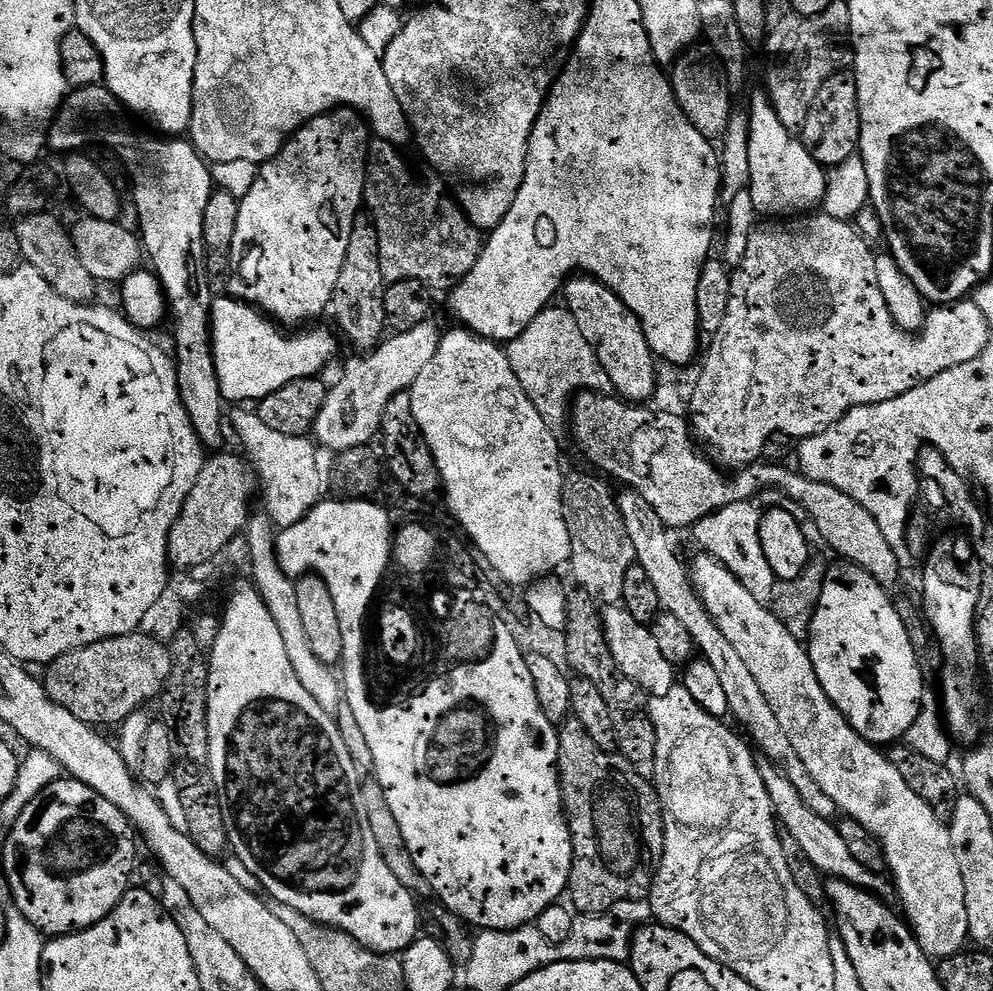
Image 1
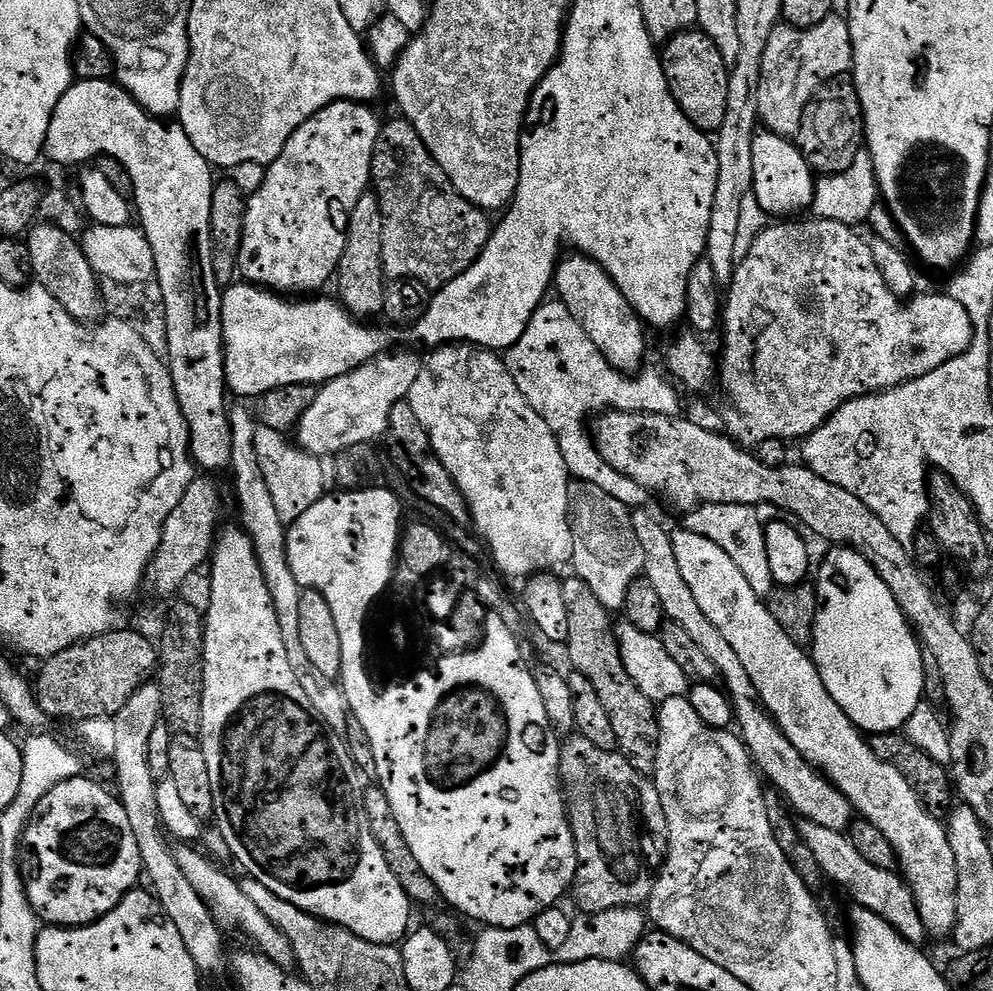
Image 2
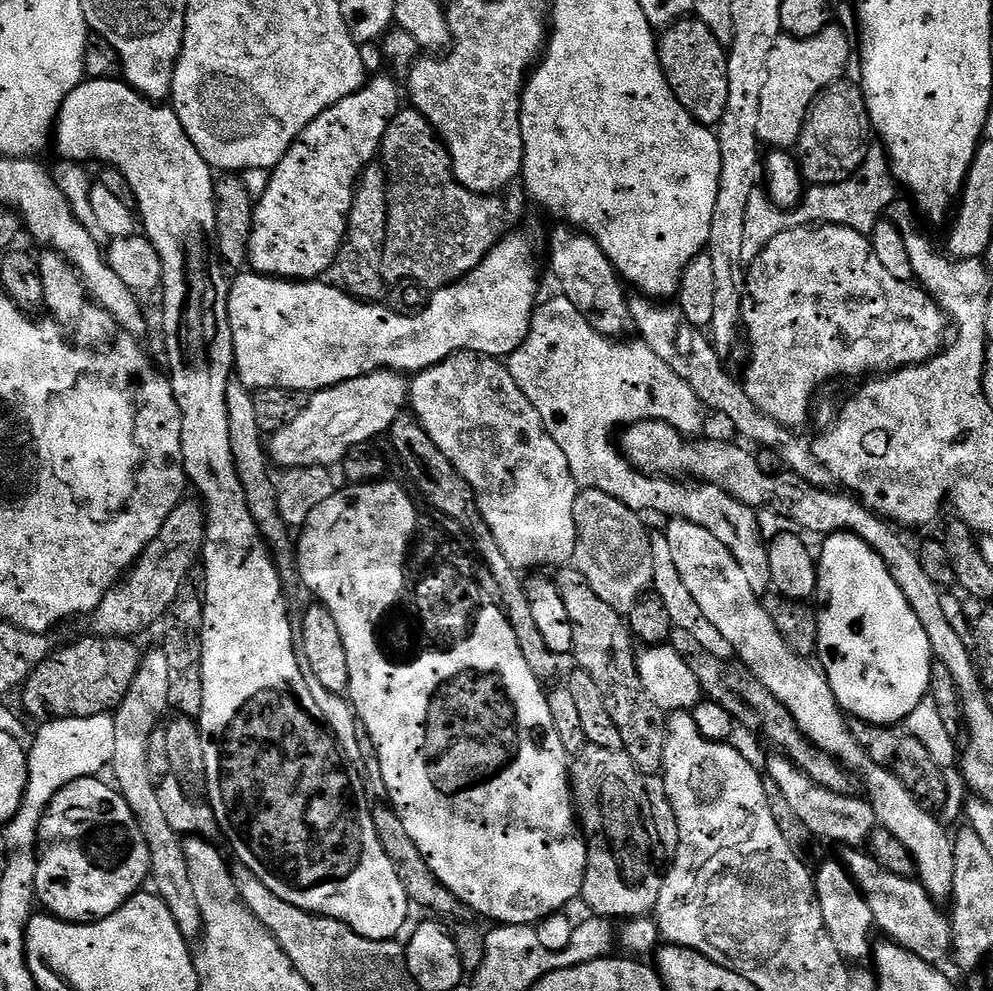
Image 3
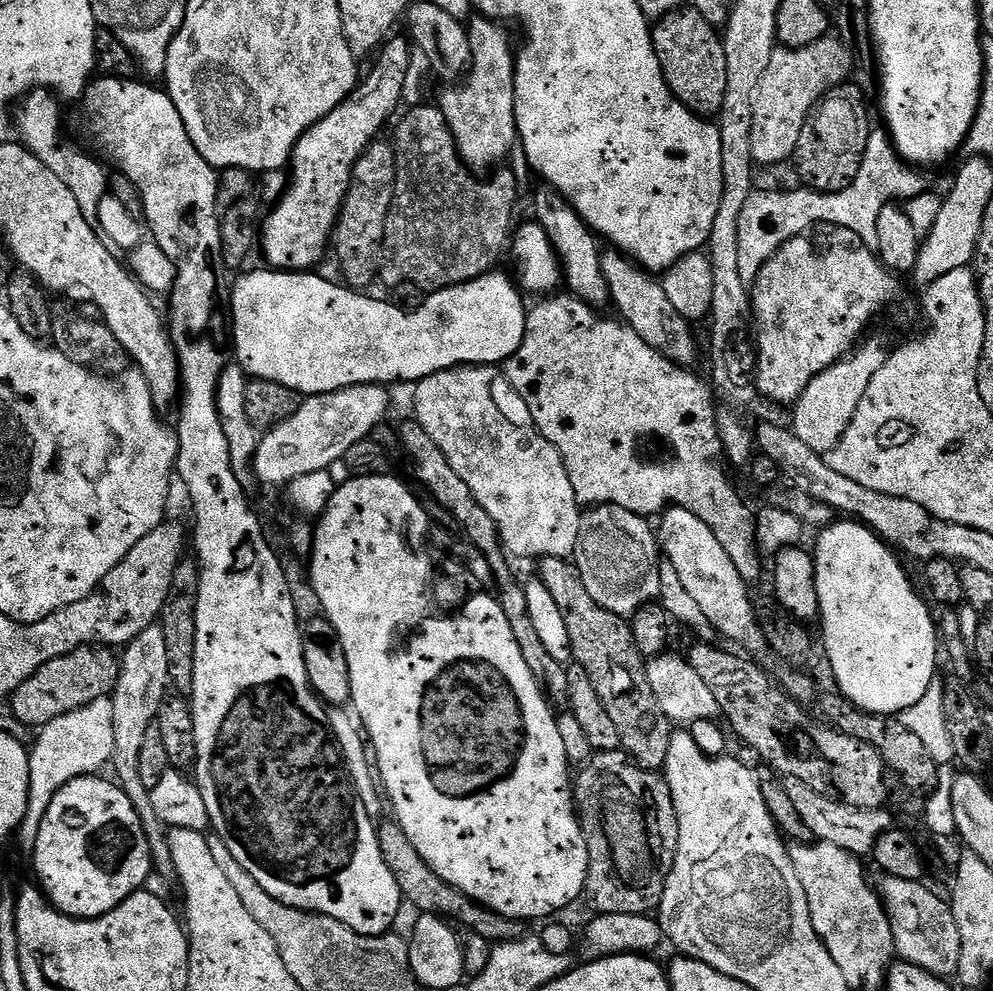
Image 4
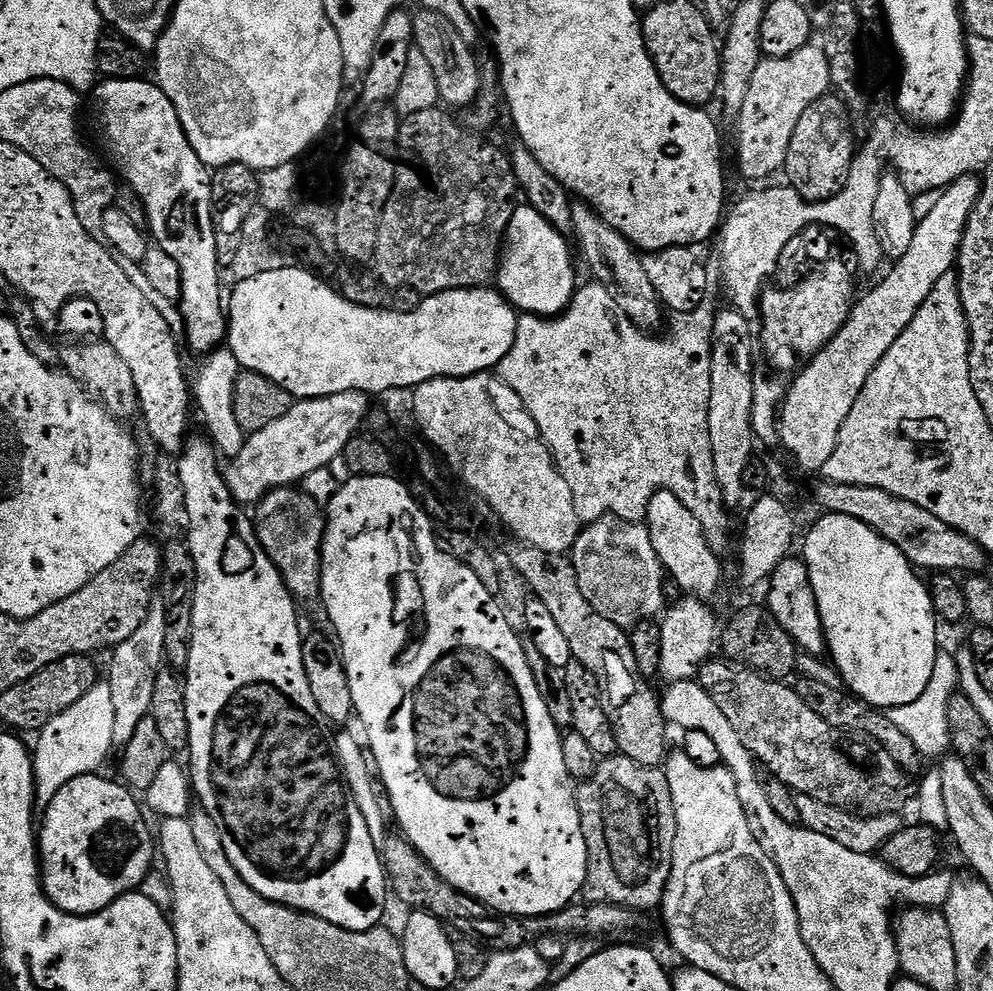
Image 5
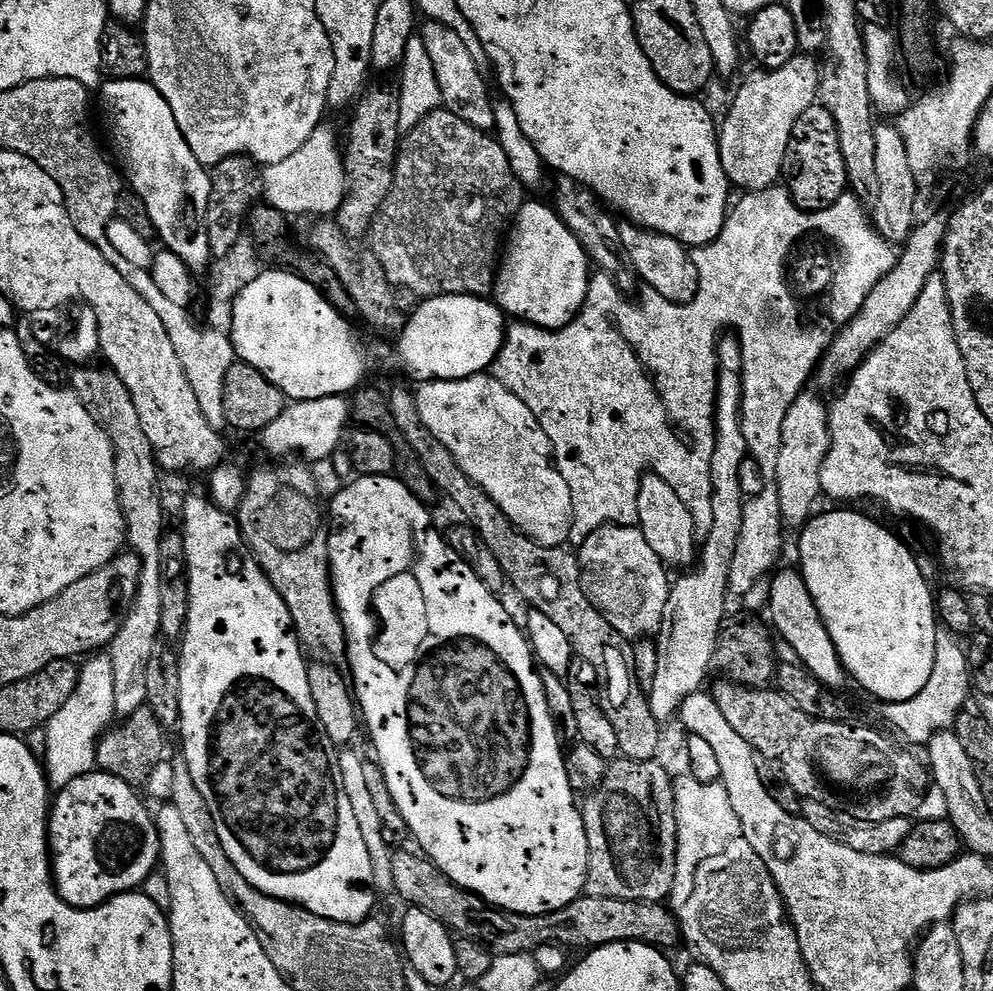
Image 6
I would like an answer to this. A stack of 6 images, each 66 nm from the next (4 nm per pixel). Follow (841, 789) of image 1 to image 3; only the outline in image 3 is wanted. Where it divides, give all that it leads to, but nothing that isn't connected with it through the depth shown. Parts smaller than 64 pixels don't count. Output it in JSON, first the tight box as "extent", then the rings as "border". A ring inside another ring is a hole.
{"extent":[666,518,954,902],"border":[[[672,518],[667,521],[667,524],[666,535],[670,542],[670,554],[674,557],[674,566],[678,566],[678,574],[682,574],[682,582],[686,582],[686,590],[690,590],[690,595],[698,601],[702,614],[706,614],[706,618],[710,618],[710,623],[722,633],[722,638],[726,638],[726,642],[730,642],[730,646],[734,646],[735,659],[748,668],[754,674],[754,678],[758,678],[758,682],[762,682],[762,686],[766,686],[766,690],[770,690],[770,694],[774,694],[774,698],[787,710],[788,716],[796,724],[796,729],[809,744],[823,750],[827,756],[831,756],[833,760],[843,765],[849,773],[855,774],[857,777],[859,777],[858,775],[864,776],[865,793],[863,792],[863,795],[866,797],[868,805],[874,810],[877,825],[890,830],[890,834],[894,834],[894,838],[898,838],[898,842],[902,842],[902,846],[906,846],[906,850],[912,855],[912,861],[916,863],[916,876],[933,900],[937,902],[951,901],[954,890],[953,837],[944,833],[943,826],[932,817],[935,815],[914,799],[910,790],[906,790],[906,786],[902,786],[902,782],[898,782],[898,778],[893,772],[888,772],[882,766],[875,764],[864,753],[862,746],[858,746],[858,742],[852,736],[849,721],[840,705],[837,704],[834,690],[830,690],[828,679],[824,677],[823,671],[811,659],[796,653],[782,638],[782,634],[778,634],[778,626],[774,626],[774,622],[770,622],[770,614],[766,614],[761,597],[756,596],[754,590],[750,590],[742,566],[738,566],[738,562],[734,562],[734,554],[730,554],[730,550],[726,550],[726,546],[722,546],[722,542],[718,542],[718,538],[714,538],[714,534],[710,534],[710,530],[702,530],[702,526],[698,526],[694,522]]]}

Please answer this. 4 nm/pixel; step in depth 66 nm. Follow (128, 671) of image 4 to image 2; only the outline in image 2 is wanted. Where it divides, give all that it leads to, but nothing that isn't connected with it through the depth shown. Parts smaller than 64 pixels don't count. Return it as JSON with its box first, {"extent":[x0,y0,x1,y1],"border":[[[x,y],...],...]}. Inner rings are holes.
{"extent":[110,682,225,974],"border":[[[149,682],[133,694],[130,702],[118,710],[116,716],[111,717],[114,722],[115,745],[114,754],[110,757],[111,763],[116,763],[116,788],[122,806],[126,810],[126,818],[130,818],[130,830],[134,830],[134,838],[138,842],[138,854],[142,854],[144,863],[143,875],[149,880],[150,891],[162,906],[166,918],[174,922],[182,943],[186,946],[190,958],[194,958],[194,966],[201,974],[216,972],[225,967],[224,936],[206,902],[190,886],[186,874],[178,867],[176,853],[169,837],[161,825],[156,797],[157,780],[150,774],[150,733],[154,726],[162,723],[164,711],[162,710],[162,694],[160,685]]]}

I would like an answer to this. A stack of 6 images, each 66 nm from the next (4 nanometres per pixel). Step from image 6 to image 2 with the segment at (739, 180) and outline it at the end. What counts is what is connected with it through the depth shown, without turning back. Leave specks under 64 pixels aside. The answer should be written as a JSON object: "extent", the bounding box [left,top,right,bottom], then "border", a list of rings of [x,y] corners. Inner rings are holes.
{"extent":[758,15,852,138],"border":[[[843,15],[827,16],[818,26],[791,28],[783,22],[770,34],[770,42],[762,54],[762,78],[758,82],[758,114],[760,124],[774,135],[794,138],[802,130],[802,114],[823,84],[843,77],[852,67],[852,39],[850,26]]]}

